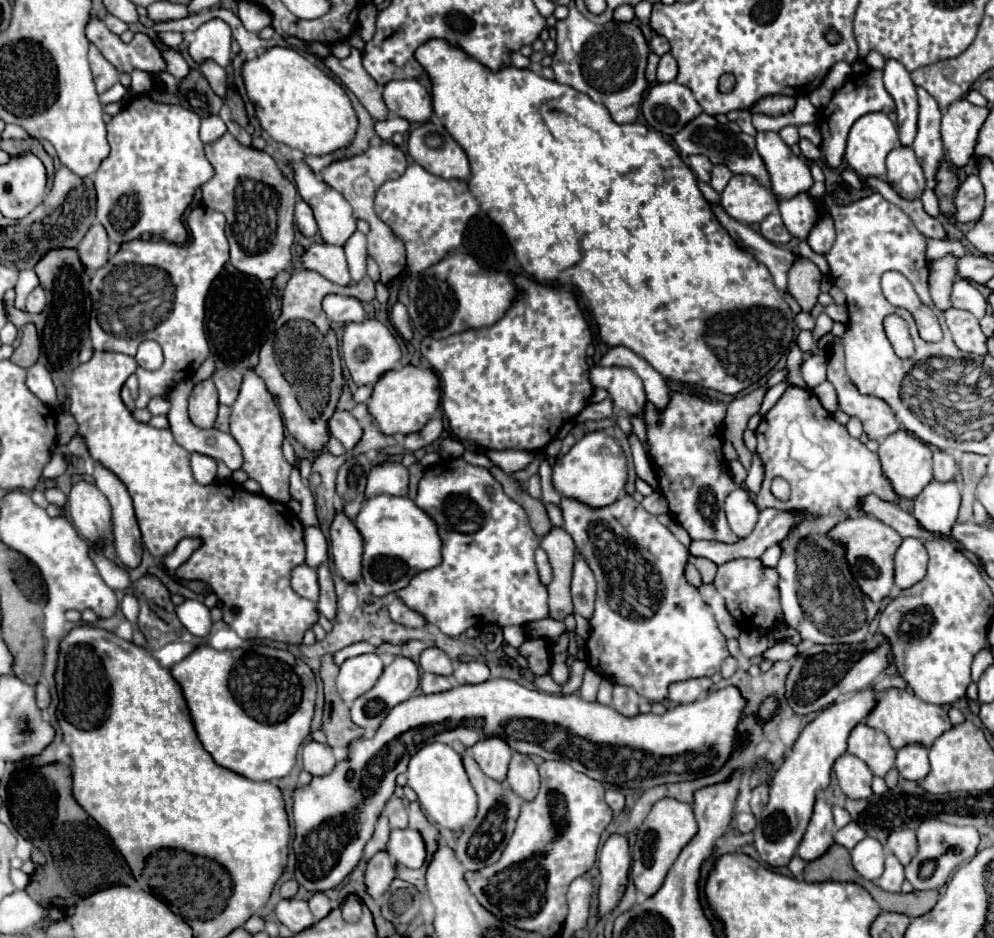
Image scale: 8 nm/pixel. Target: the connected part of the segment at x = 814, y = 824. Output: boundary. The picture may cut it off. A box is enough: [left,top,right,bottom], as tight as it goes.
[797,798,835,862]

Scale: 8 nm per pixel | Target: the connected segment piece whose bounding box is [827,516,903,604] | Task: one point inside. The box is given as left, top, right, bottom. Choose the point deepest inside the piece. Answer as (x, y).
(870, 546)

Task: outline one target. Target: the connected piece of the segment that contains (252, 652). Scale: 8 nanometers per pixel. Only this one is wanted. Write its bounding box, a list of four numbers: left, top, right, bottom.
[171,644,315,782]

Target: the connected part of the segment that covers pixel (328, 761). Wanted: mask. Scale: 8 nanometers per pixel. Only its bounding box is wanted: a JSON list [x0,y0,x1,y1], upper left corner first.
[301,740,337,776]

